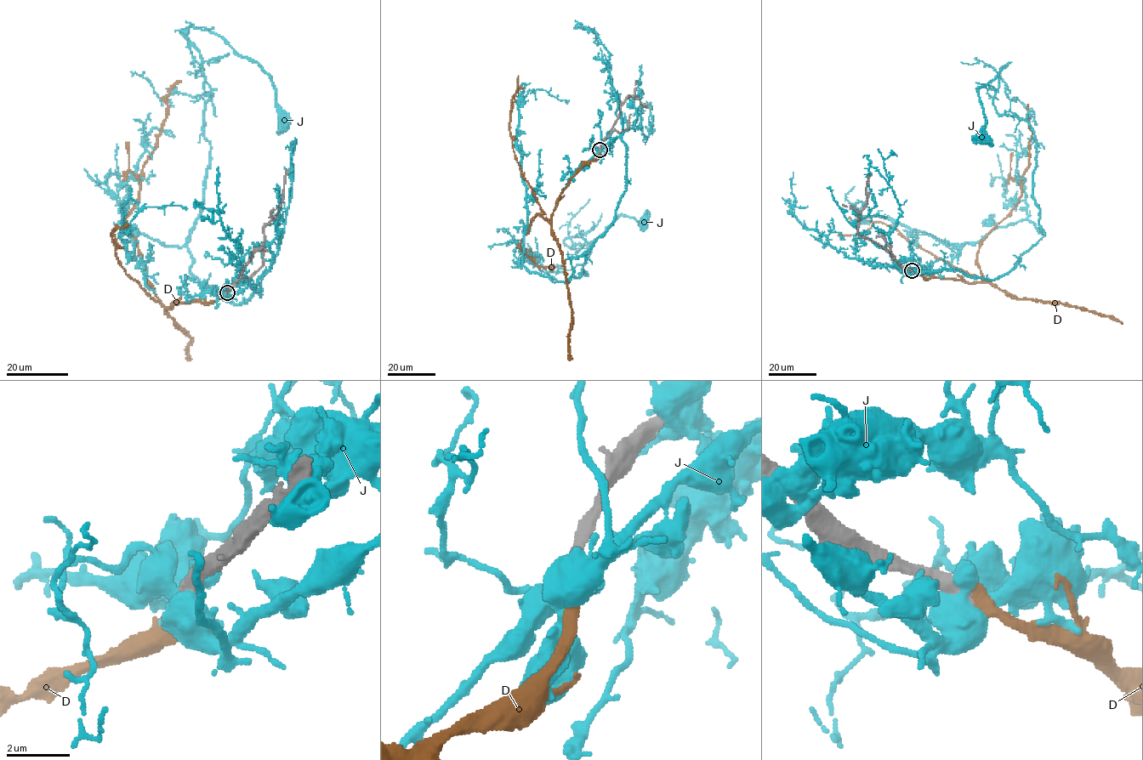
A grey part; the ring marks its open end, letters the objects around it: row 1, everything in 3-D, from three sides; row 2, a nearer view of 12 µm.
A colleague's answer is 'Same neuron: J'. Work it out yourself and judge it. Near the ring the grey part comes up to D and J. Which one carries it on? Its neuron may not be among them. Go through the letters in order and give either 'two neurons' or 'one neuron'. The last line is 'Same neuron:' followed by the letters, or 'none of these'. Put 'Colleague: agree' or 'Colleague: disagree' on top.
Colleague: disagree
D: one neuron
J: two neurons
Same neuron: D

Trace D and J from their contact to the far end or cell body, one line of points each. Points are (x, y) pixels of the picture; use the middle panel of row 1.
D: (599, 150), (570, 180), (552, 217), (534, 217), (520, 245), (537, 266), (551, 270), (552, 266), (564, 264)
J: (600, 150), (626, 146), (625, 191), (568, 281), (588, 246), (565, 238), (581, 248), (620, 216), (645, 220)

